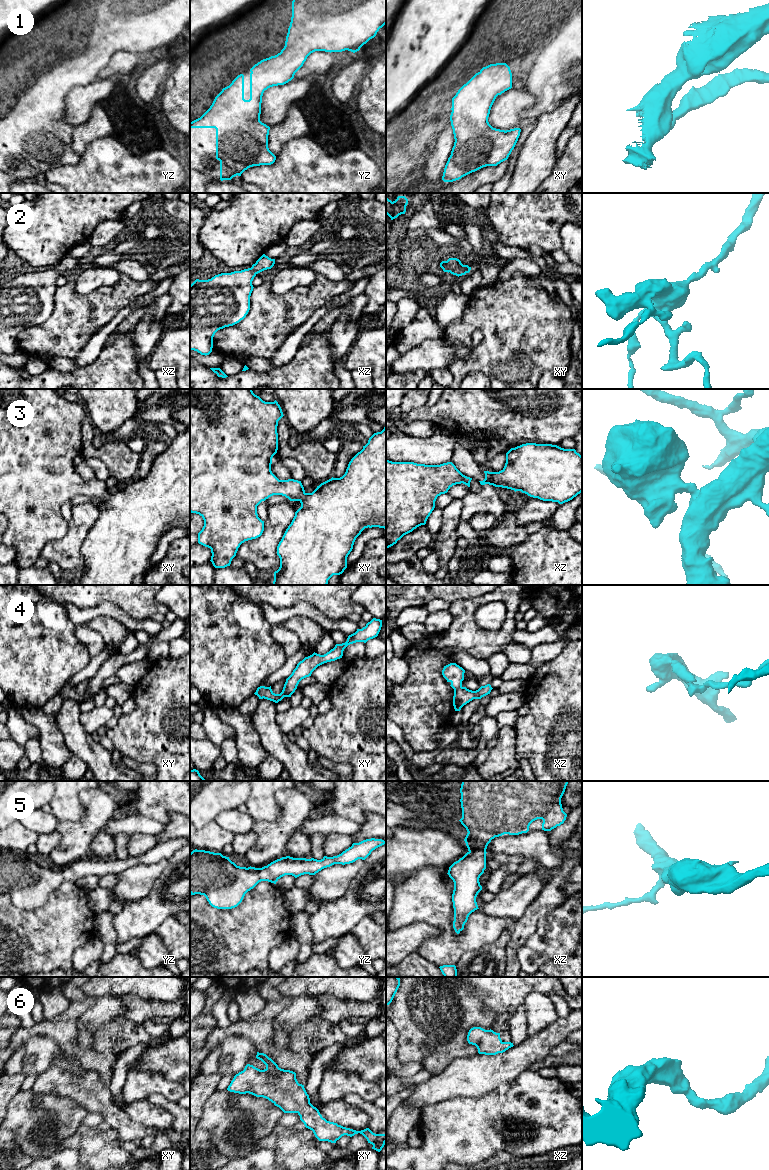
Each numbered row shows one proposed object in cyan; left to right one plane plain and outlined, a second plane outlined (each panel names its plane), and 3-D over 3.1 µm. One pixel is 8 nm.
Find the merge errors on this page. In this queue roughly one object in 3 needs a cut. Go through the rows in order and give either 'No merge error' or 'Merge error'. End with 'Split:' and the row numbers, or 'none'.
1: No merge error
2: No merge error
3: No merge error
4: Merge error
5: No merge error
6: No merge error
Split: 4

